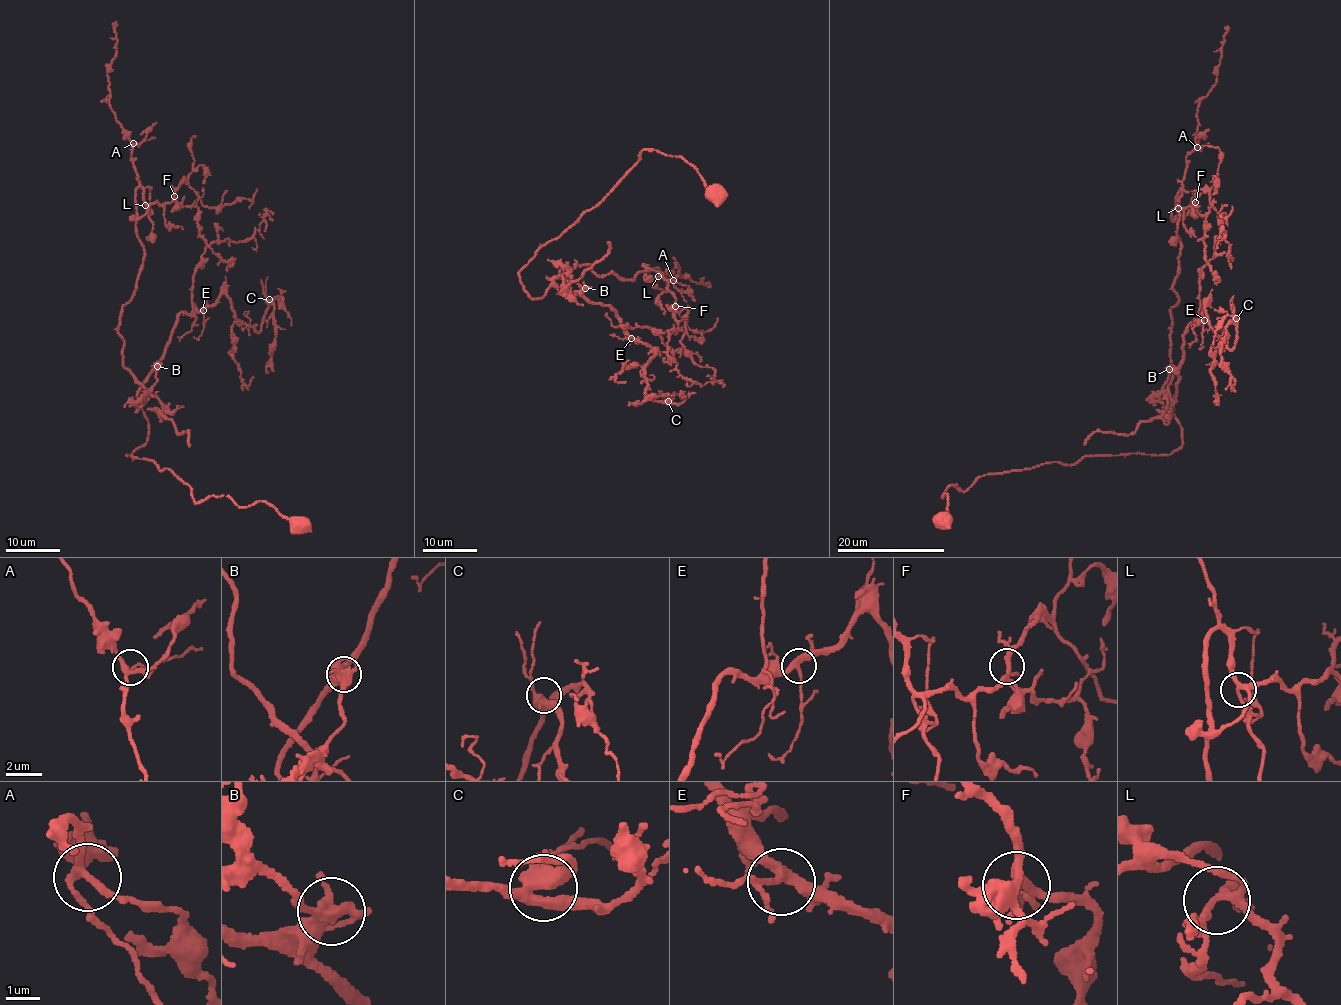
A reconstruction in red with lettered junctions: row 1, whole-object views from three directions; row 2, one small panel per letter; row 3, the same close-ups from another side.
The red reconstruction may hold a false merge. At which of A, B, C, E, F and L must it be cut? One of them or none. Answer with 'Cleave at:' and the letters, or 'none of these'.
Cleave at: B

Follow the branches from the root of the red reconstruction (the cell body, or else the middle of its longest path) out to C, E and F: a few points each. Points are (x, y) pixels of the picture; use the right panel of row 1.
C: (945, 523), (951, 484), (1177, 451), (1184, 332), (1203, 306), (1231, 349), (1236, 318)
E: (945, 523), (951, 484), (964, 491), (984, 474), (1179, 450), (1173, 399), (1184, 332), (1204, 320)
F: (945, 523), (951, 484), (964, 491), (984, 474), (1179, 450), (1168, 387), (1180, 246), (1171, 216), (1195, 202)

